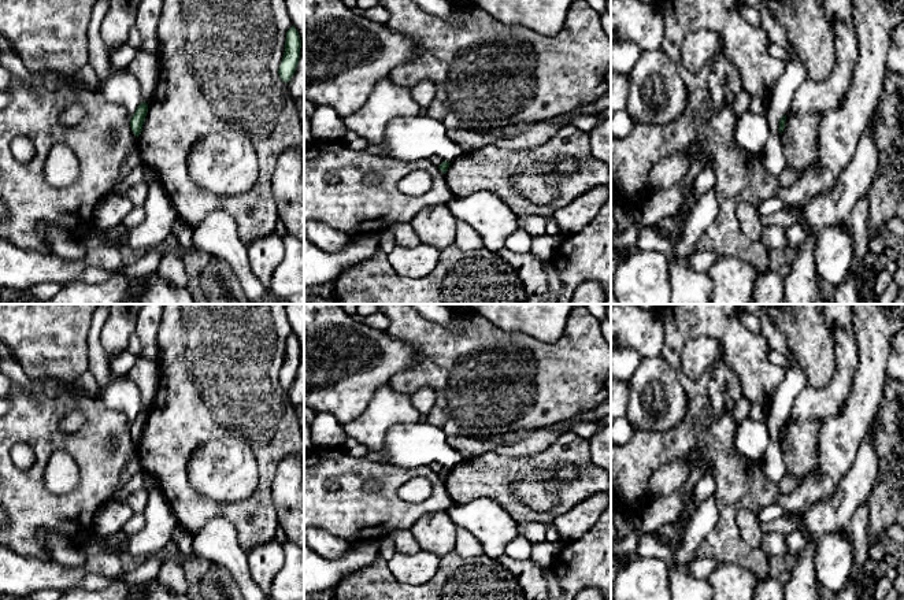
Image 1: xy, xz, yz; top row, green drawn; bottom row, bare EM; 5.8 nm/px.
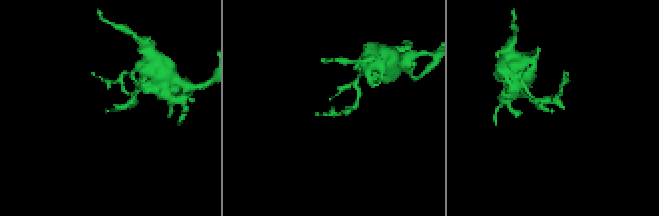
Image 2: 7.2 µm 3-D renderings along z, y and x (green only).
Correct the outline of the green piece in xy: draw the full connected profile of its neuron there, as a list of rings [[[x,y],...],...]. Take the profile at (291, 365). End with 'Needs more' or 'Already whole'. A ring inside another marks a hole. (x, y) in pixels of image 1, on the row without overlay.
[[[292,333],[286,338],[285,359],[278,377],[278,381],[284,389],[289,389],[296,378],[300,366],[300,355],[301,347],[299,338],[294,333]]]. Already whole

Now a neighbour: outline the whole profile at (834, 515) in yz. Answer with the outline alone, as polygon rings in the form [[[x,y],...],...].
[[[870,426],[834,495],[804,514],[809,541],[818,542],[830,533],[848,533],[856,510],[868,503],[877,475],[878,453],[874,448],[874,429]]]

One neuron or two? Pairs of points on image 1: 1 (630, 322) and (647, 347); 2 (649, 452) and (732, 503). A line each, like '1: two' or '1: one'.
1: one
2: one

